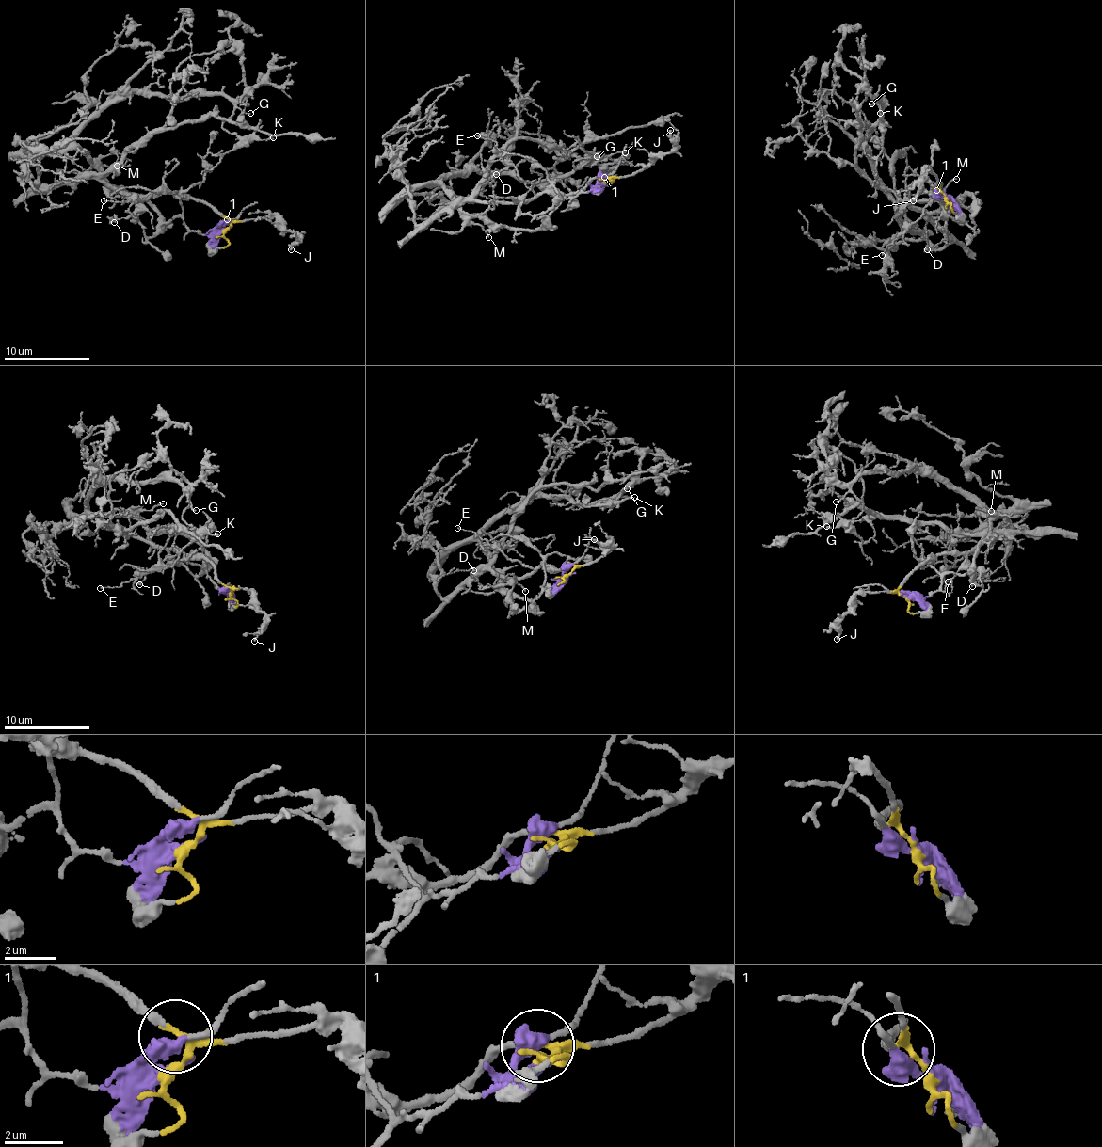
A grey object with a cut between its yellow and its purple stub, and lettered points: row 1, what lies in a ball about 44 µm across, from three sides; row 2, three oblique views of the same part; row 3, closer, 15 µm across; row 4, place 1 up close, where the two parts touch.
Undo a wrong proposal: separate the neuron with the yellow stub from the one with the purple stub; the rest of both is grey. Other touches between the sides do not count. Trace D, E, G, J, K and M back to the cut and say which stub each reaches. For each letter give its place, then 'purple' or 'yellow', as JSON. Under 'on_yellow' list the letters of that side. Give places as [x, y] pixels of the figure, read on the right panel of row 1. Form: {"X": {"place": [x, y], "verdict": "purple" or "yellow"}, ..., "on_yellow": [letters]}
{"D": {"place": [927, 249], "verdict": "yellow"}, "E": {"place": [882, 255], "verdict": "yellow"}, "G": {"place": [871, 103], "verdict": "purple"}, "J": {"place": [913, 200], "verdict": "yellow"}, "K": {"place": [880, 113], "verdict": "purple"}, "M": {"place": [956, 179], "verdict": "purple"}, "on_yellow": ["D", "E", "J"]}

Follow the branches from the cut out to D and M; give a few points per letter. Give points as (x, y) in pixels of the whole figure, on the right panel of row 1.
D: (947, 198), (934, 186), (940, 183), (934, 193), (940, 201), (947, 232), (931, 250), (927, 250)
M: (948, 197), (952, 209), (955, 200), (972, 205), (968, 196), (950, 206), (940, 199), (956, 179)

